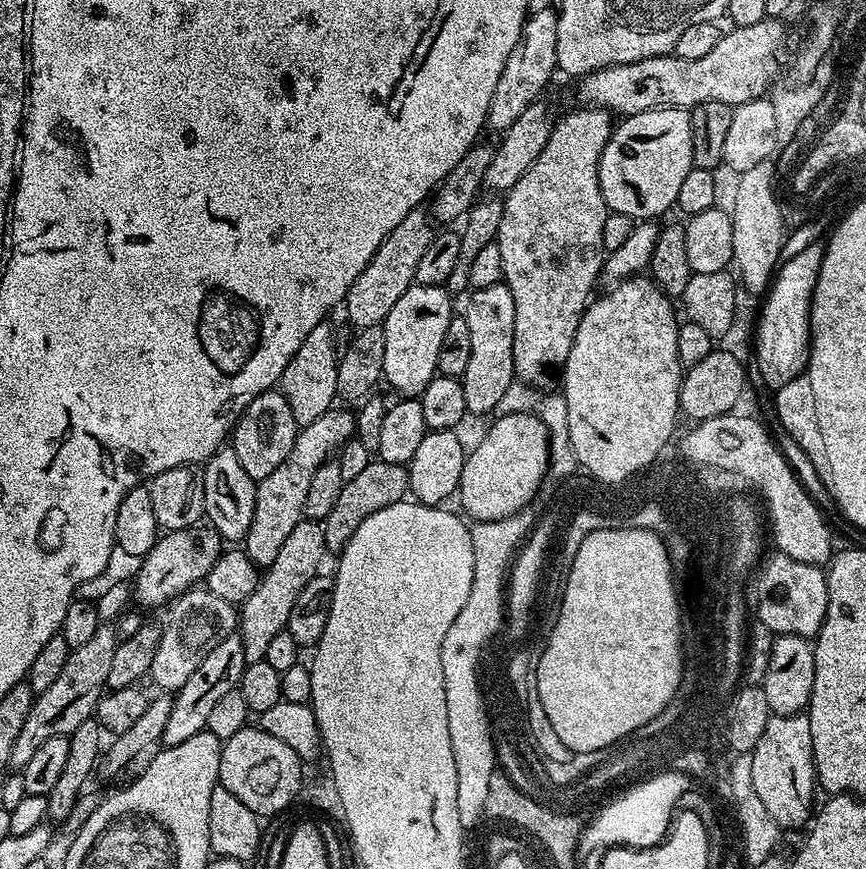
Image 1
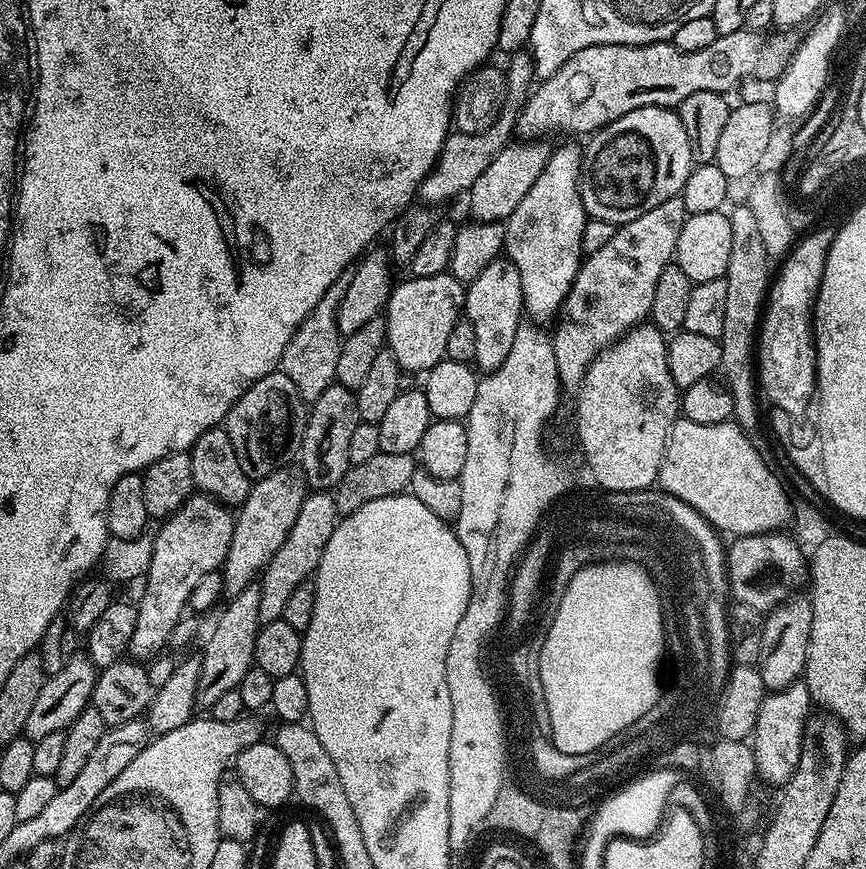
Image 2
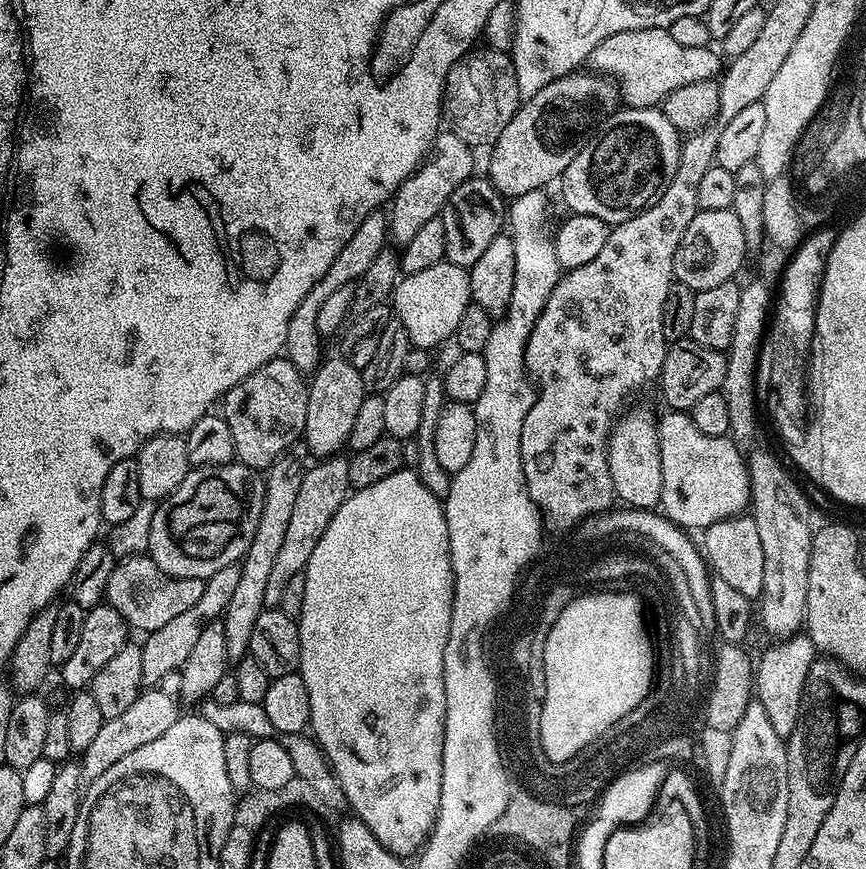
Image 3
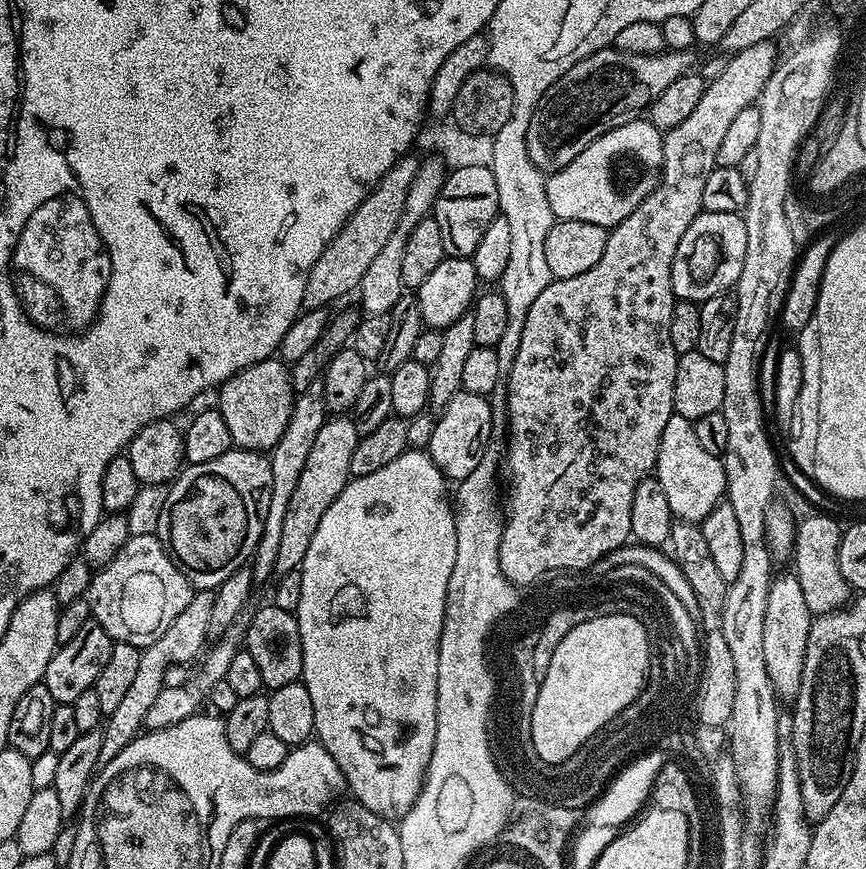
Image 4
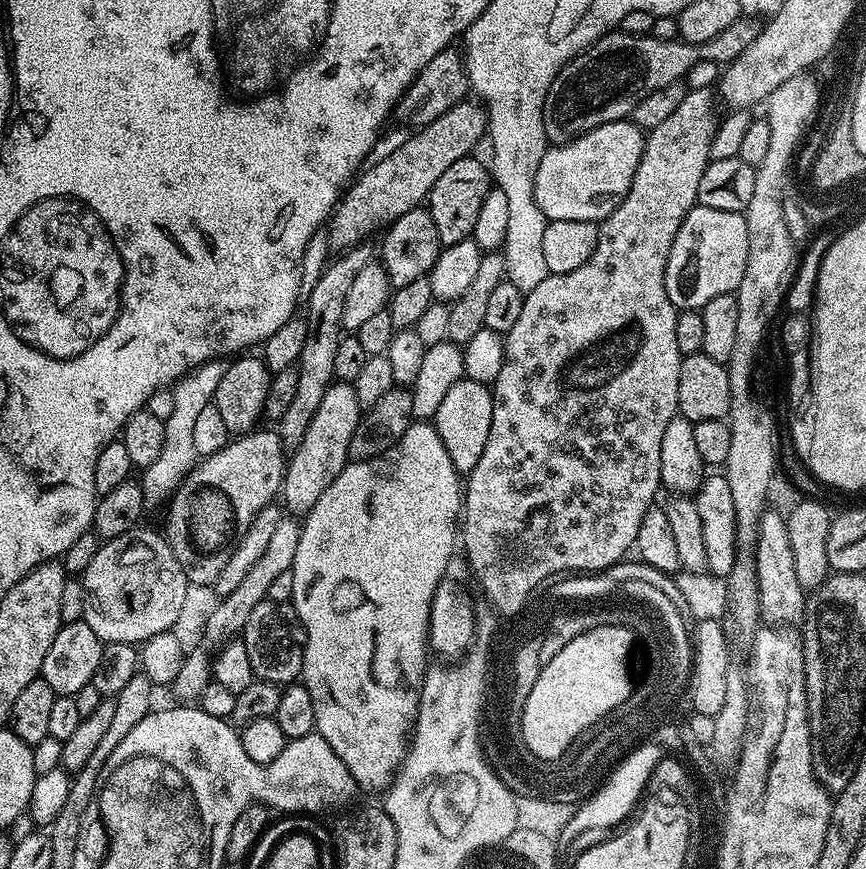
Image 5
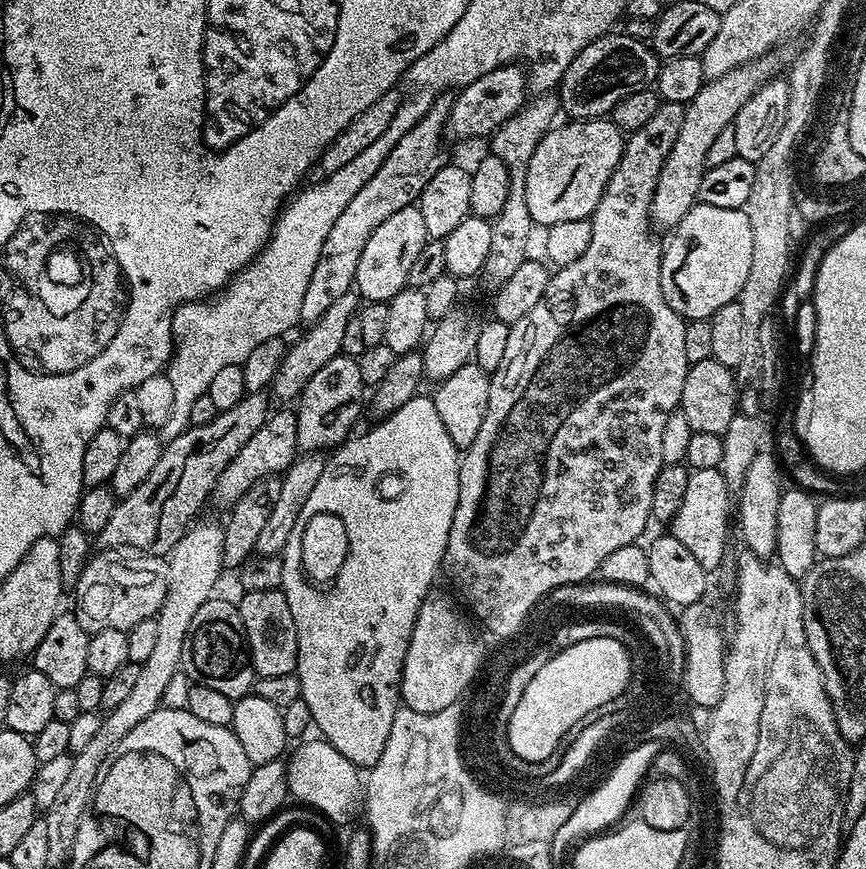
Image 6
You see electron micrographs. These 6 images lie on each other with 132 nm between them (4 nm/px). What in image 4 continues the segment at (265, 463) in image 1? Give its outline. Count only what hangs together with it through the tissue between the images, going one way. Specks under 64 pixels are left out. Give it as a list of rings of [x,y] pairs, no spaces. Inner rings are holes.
[[[269,358],[234,374],[218,389],[218,410],[226,418],[230,438],[237,448],[267,453],[282,438],[290,422],[294,393],[289,365],[279,358]]]

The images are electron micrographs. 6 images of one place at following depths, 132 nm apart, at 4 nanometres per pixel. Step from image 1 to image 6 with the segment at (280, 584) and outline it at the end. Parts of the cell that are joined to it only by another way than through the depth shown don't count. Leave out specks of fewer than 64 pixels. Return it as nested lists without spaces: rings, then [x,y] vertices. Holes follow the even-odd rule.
[[[341,354],[330,358],[322,370],[306,382],[301,390],[298,403],[295,405],[296,413],[296,446],[301,453],[323,453],[324,448],[335,449],[349,439],[352,427],[360,416],[360,407],[366,404],[366,385],[362,375],[359,374],[357,357]]]

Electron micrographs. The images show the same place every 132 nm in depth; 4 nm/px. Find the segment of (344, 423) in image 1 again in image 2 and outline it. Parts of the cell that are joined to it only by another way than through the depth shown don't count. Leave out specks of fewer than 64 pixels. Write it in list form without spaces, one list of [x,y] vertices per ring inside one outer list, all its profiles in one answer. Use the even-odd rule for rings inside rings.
[[[292,466],[274,470],[253,483],[248,497],[239,505],[235,515],[236,526],[230,550],[222,565],[225,597],[242,594],[242,590],[257,583],[258,577],[268,567],[274,554],[278,554],[282,542],[286,542],[286,534],[290,534],[290,526],[294,526],[298,510],[302,510],[302,502],[309,494],[310,489],[303,473]]]

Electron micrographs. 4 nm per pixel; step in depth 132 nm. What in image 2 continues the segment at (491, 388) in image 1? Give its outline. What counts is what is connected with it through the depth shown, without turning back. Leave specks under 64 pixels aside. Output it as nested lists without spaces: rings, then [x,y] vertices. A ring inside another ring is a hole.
[[[507,258],[490,262],[490,266],[486,266],[486,270],[482,270],[482,274],[467,285],[462,312],[474,326],[474,338],[478,342],[474,345],[475,367],[484,374],[494,372],[498,366],[502,366],[506,354],[510,354],[510,346],[514,346],[514,338],[525,315],[522,278],[514,262]]]

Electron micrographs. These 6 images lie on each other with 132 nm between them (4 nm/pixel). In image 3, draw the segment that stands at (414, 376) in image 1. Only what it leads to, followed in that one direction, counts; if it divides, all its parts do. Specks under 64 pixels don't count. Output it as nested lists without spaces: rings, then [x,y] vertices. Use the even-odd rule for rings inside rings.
[[[441,262],[430,266],[430,270],[418,270],[418,274],[404,276],[397,283],[390,304],[395,319],[405,327],[411,347],[432,350],[435,344],[455,337],[462,310],[466,310],[472,299],[468,274],[469,269]]]

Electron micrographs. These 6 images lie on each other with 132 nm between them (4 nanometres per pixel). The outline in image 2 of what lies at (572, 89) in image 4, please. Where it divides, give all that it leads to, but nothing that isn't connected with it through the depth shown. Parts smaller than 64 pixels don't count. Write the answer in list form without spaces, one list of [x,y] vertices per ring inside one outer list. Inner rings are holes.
[[[543,139],[509,143],[498,154],[498,158],[494,158],[494,162],[490,162],[486,170],[482,170],[478,180],[467,191],[466,199],[468,208],[472,211],[471,219],[482,224],[507,221],[508,216],[514,214],[514,210],[518,210],[518,202],[526,198],[530,186],[538,182],[538,174],[542,174],[542,170],[553,155],[554,148]]]

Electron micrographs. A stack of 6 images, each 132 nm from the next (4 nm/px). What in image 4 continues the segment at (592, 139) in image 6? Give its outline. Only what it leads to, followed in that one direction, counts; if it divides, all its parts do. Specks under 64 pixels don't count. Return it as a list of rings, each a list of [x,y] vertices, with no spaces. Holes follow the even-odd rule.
[[[637,118],[602,134],[590,146],[583,148],[577,156],[563,165],[561,172],[549,175],[546,180],[546,198],[550,198],[550,210],[557,220],[594,222],[609,230],[622,223],[641,204],[660,181],[664,165],[664,137],[647,118]]]

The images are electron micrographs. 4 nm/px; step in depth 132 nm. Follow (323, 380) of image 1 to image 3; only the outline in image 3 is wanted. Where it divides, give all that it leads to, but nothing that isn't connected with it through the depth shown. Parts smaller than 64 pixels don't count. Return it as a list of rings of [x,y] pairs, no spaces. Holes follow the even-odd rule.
[[[373,214],[366,217],[362,226],[354,230],[354,238],[350,238],[350,242],[346,242],[342,250],[338,250],[338,258],[334,258],[330,270],[326,270],[326,274],[322,274],[322,278],[318,278],[318,282],[310,288],[310,294],[306,294],[302,302],[298,302],[298,310],[294,310],[288,327],[286,358],[301,374],[314,373],[322,363],[322,337],[318,330],[318,312],[322,310],[322,302],[326,302],[326,298],[330,298],[334,290],[342,290],[342,286],[347,284],[355,285],[364,272],[374,266],[374,258],[378,258],[378,254],[385,251],[384,239],[387,241],[389,236],[389,221],[383,215],[380,217],[380,214]]]

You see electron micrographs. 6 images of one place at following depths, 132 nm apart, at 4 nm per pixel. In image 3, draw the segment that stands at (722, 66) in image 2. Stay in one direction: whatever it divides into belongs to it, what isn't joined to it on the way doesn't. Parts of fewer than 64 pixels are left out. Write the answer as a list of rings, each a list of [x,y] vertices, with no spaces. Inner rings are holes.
[[[643,28],[622,30],[598,42],[592,51],[590,64],[597,73],[616,81],[627,107],[651,108],[678,90],[678,86],[690,86],[690,82],[709,79],[710,73],[721,71],[722,63],[718,57],[712,56],[708,60],[708,68],[712,72],[708,72],[704,65],[704,55],[706,52],[703,48],[687,48],[674,42],[666,28]]]

